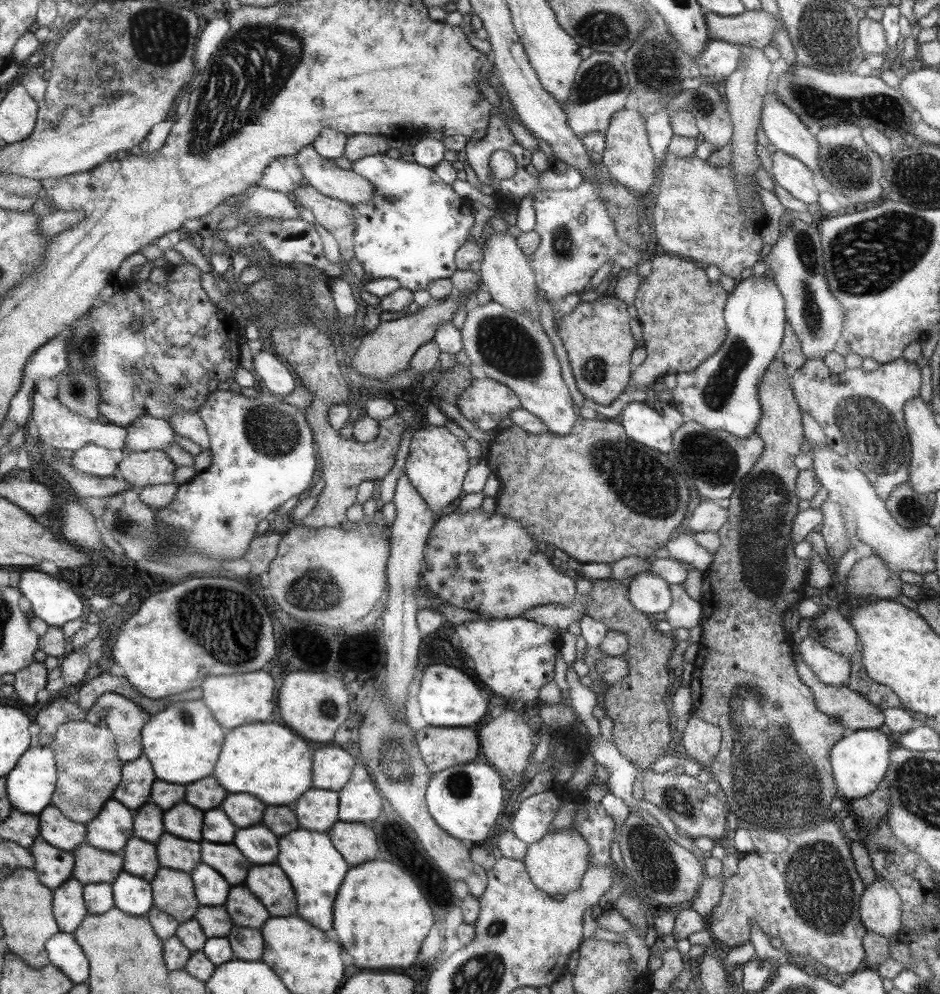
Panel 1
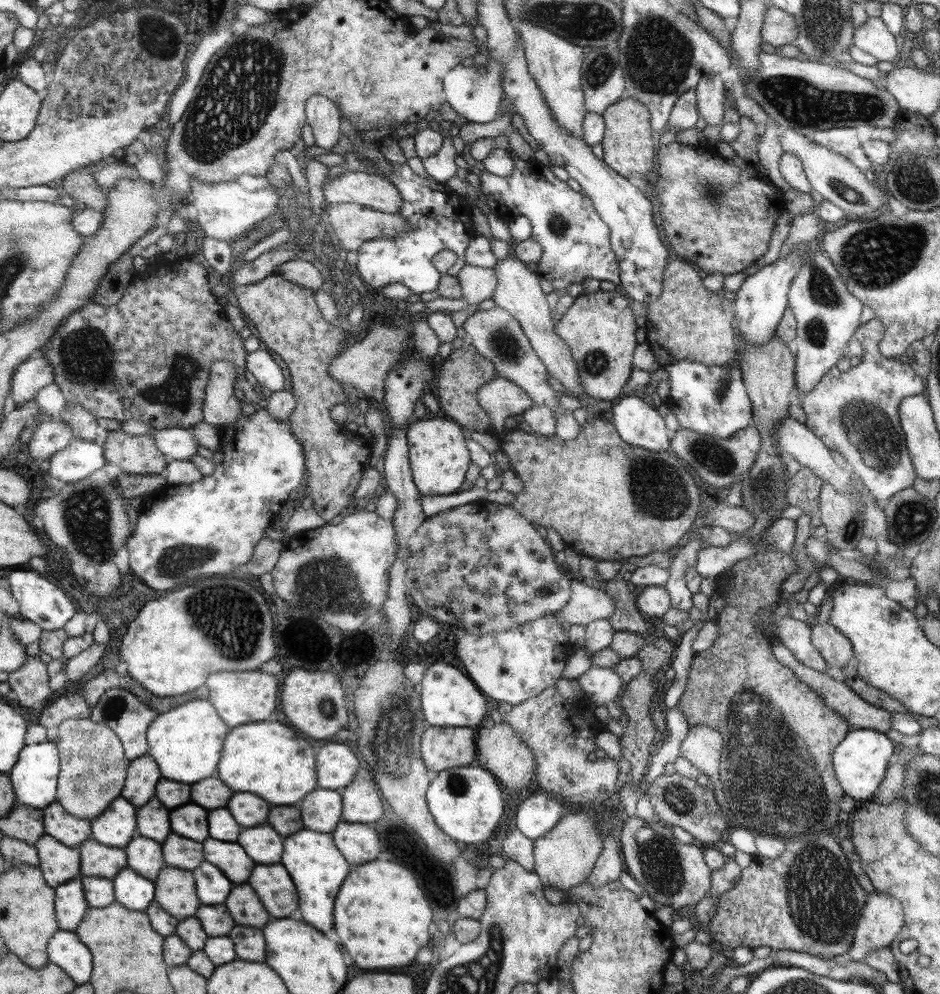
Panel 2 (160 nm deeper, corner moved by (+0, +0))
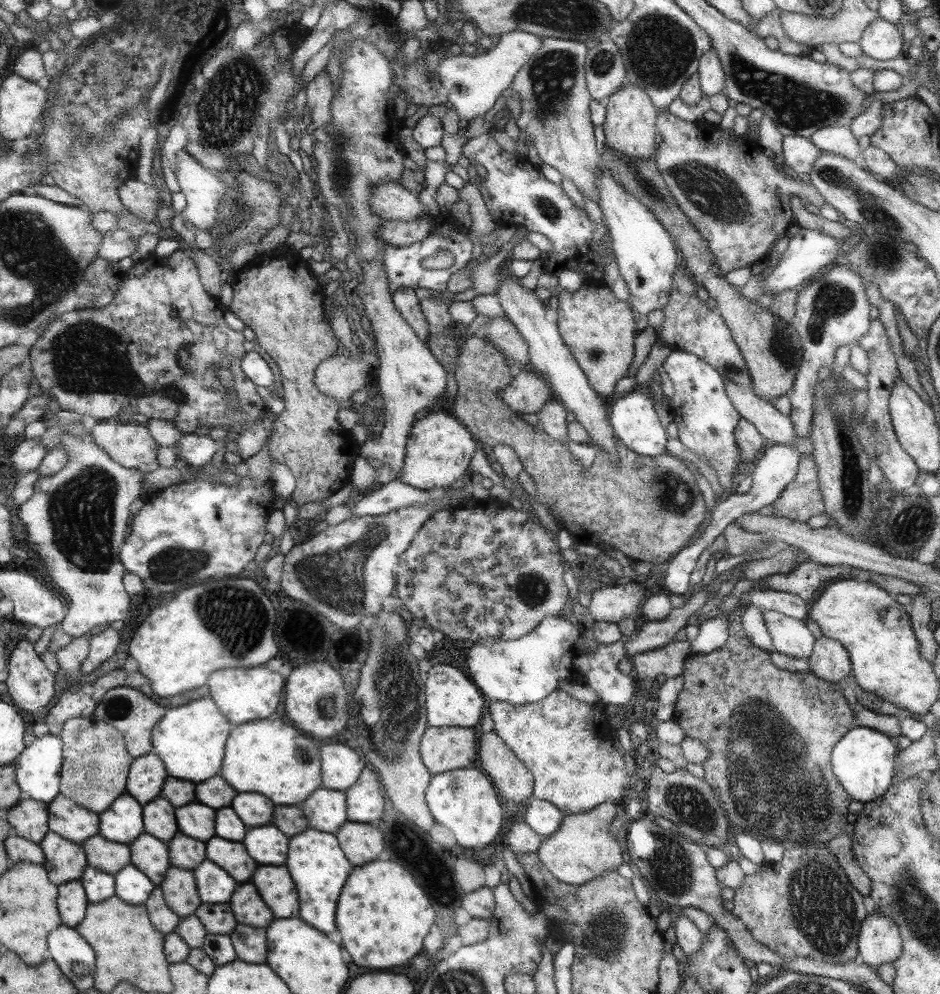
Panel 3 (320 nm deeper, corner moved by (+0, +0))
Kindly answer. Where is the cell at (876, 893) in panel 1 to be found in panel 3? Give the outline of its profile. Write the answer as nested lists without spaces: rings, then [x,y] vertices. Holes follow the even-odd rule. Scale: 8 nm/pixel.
[[[873,910],[861,922],[858,947],[859,962],[874,969],[885,962],[893,963],[902,954],[903,941],[897,925]]]

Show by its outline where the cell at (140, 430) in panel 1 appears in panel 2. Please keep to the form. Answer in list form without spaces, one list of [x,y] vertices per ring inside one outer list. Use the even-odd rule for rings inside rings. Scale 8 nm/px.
[[[165,428],[153,430],[151,437],[156,447],[173,460],[187,461],[196,455],[198,442],[193,438],[190,430],[181,428]]]

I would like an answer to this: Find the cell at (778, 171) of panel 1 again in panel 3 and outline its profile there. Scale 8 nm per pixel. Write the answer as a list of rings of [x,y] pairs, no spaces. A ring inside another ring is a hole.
[[[795,135],[782,136],[781,152],[785,170],[791,175],[809,173],[816,162],[821,149],[818,149],[808,138]]]

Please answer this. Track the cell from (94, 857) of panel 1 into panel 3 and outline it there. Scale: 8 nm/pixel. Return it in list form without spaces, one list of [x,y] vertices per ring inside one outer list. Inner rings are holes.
[[[97,835],[83,843],[88,853],[91,867],[116,875],[120,870],[131,864],[131,850],[127,845],[109,841]]]

